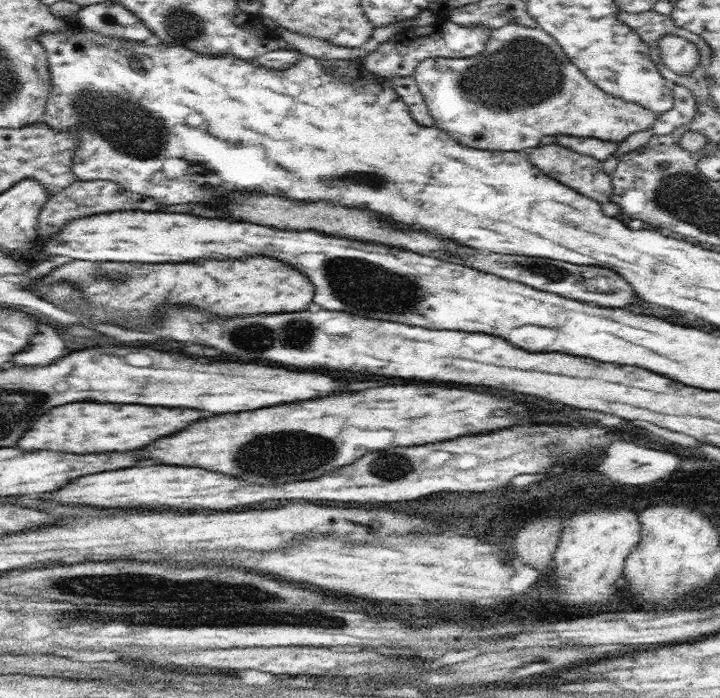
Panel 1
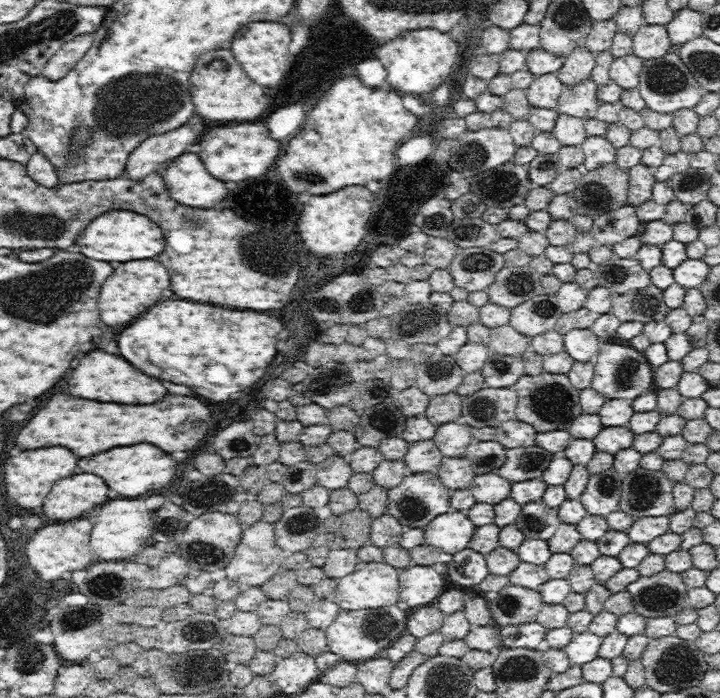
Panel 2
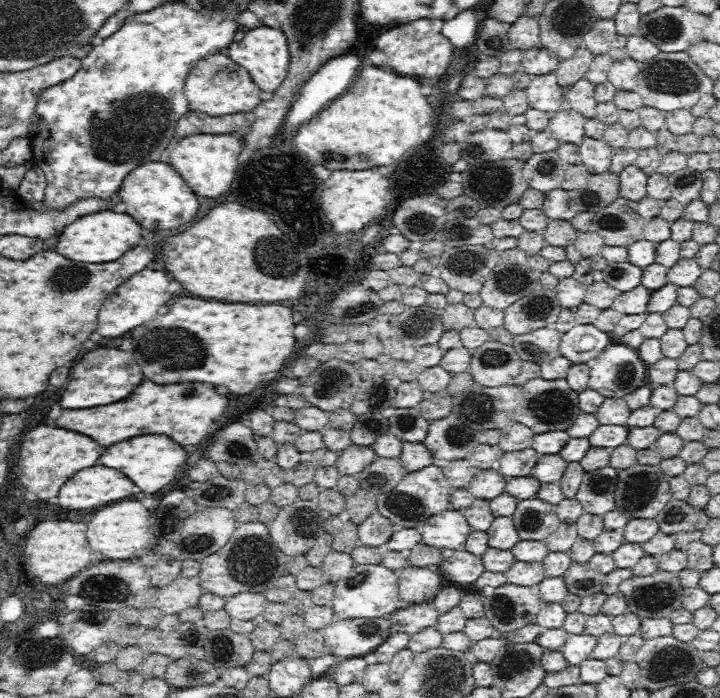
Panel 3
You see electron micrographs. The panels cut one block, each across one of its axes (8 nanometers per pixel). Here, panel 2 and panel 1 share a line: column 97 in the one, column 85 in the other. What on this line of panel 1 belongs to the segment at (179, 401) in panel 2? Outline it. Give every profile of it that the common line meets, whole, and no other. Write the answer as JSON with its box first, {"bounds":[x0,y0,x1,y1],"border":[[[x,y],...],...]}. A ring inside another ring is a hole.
{"bounds":[18,402,198,454],"border":[[[72,402],[56,406],[32,422],[30,430],[18,440],[20,450],[58,450],[72,454],[94,454],[94,452],[124,452],[142,448],[162,436],[186,428],[198,420],[198,410],[158,408],[158,406],[114,406],[98,402]]]}

